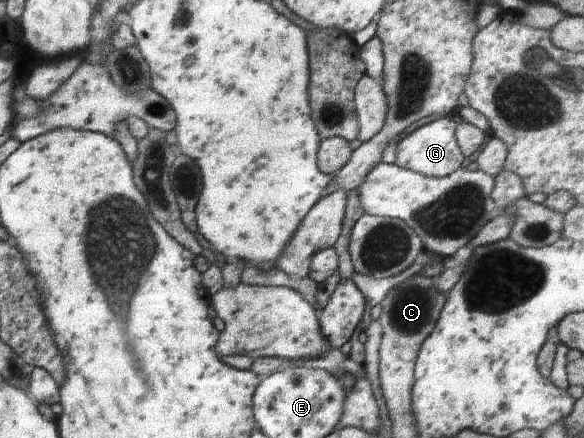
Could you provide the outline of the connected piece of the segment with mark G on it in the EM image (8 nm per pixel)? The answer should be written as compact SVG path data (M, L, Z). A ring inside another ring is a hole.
M438 117L432 118L412 134L408 134L397 142L395 165L400 168L413 170L422 176L444 178L450 176L455 170L458 170L464 162L465 156L458 146L454 131L456 122L450 118Z

